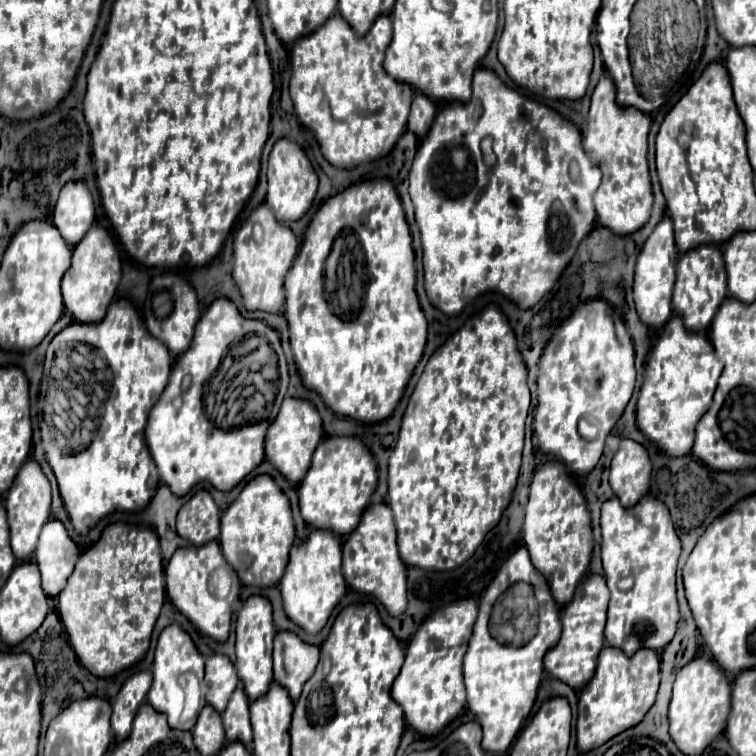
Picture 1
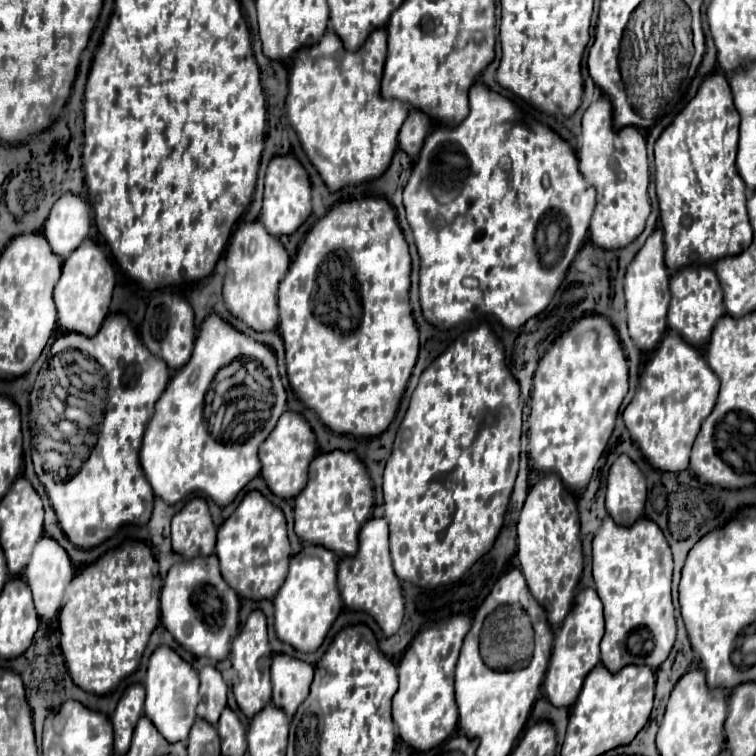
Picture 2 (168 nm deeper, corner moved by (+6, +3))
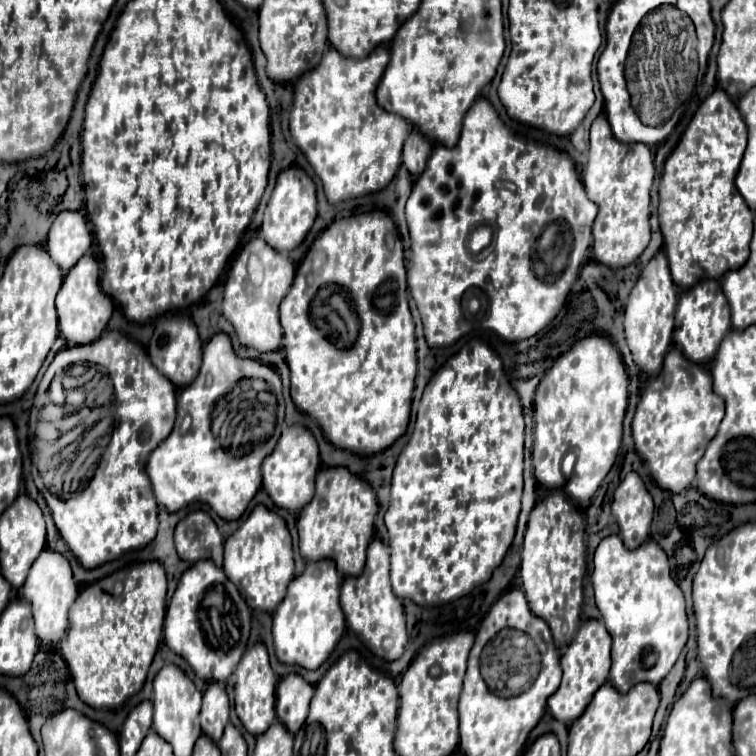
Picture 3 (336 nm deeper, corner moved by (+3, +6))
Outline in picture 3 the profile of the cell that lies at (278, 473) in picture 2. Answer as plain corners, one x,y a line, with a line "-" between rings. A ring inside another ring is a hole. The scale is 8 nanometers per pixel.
299,425
287,427
285,433
281,433
273,453
267,455
261,465
263,489
271,495
277,507
299,511
303,505
309,503
309,497
313,497
313,485
315,485
315,475
319,467
321,467
319,449
313,433
309,433
305,427
299,427

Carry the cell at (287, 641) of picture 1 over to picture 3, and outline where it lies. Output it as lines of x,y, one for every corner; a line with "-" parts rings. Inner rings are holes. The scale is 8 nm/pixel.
299,673
285,675
277,685
277,719
291,731
297,733
309,713
309,701
313,697
313,685
307,683

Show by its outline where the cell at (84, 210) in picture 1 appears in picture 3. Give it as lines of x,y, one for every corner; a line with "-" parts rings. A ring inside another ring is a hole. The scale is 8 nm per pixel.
61,211
47,237
47,251
51,259
61,267
63,273
67,273
91,247
91,229
81,211

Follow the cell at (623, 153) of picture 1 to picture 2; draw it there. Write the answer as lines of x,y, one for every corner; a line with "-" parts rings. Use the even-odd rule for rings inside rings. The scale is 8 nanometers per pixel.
602,96
584,112
578,160
582,176
586,178
588,186
596,190
596,208
590,220
590,240
604,250
626,248
642,234
650,214
650,166
644,132
634,126
626,126
616,132
612,126
612,104

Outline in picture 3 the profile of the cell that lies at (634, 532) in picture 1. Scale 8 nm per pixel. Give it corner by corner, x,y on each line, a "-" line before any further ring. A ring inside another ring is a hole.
613,533
599,543
593,563
595,601
613,637
609,683
621,693
627,693
639,681
657,685
671,671
687,643
685,599
671,577
667,553
653,539
637,549
625,549
621,537

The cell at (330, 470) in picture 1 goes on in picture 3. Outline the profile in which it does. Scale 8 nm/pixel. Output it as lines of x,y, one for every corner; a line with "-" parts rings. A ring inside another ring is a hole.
323,467
317,473
315,497
299,511
299,547
307,561
333,559
343,575
359,575
365,565
365,551
373,539
373,521
377,515
377,497
373,487
347,467

